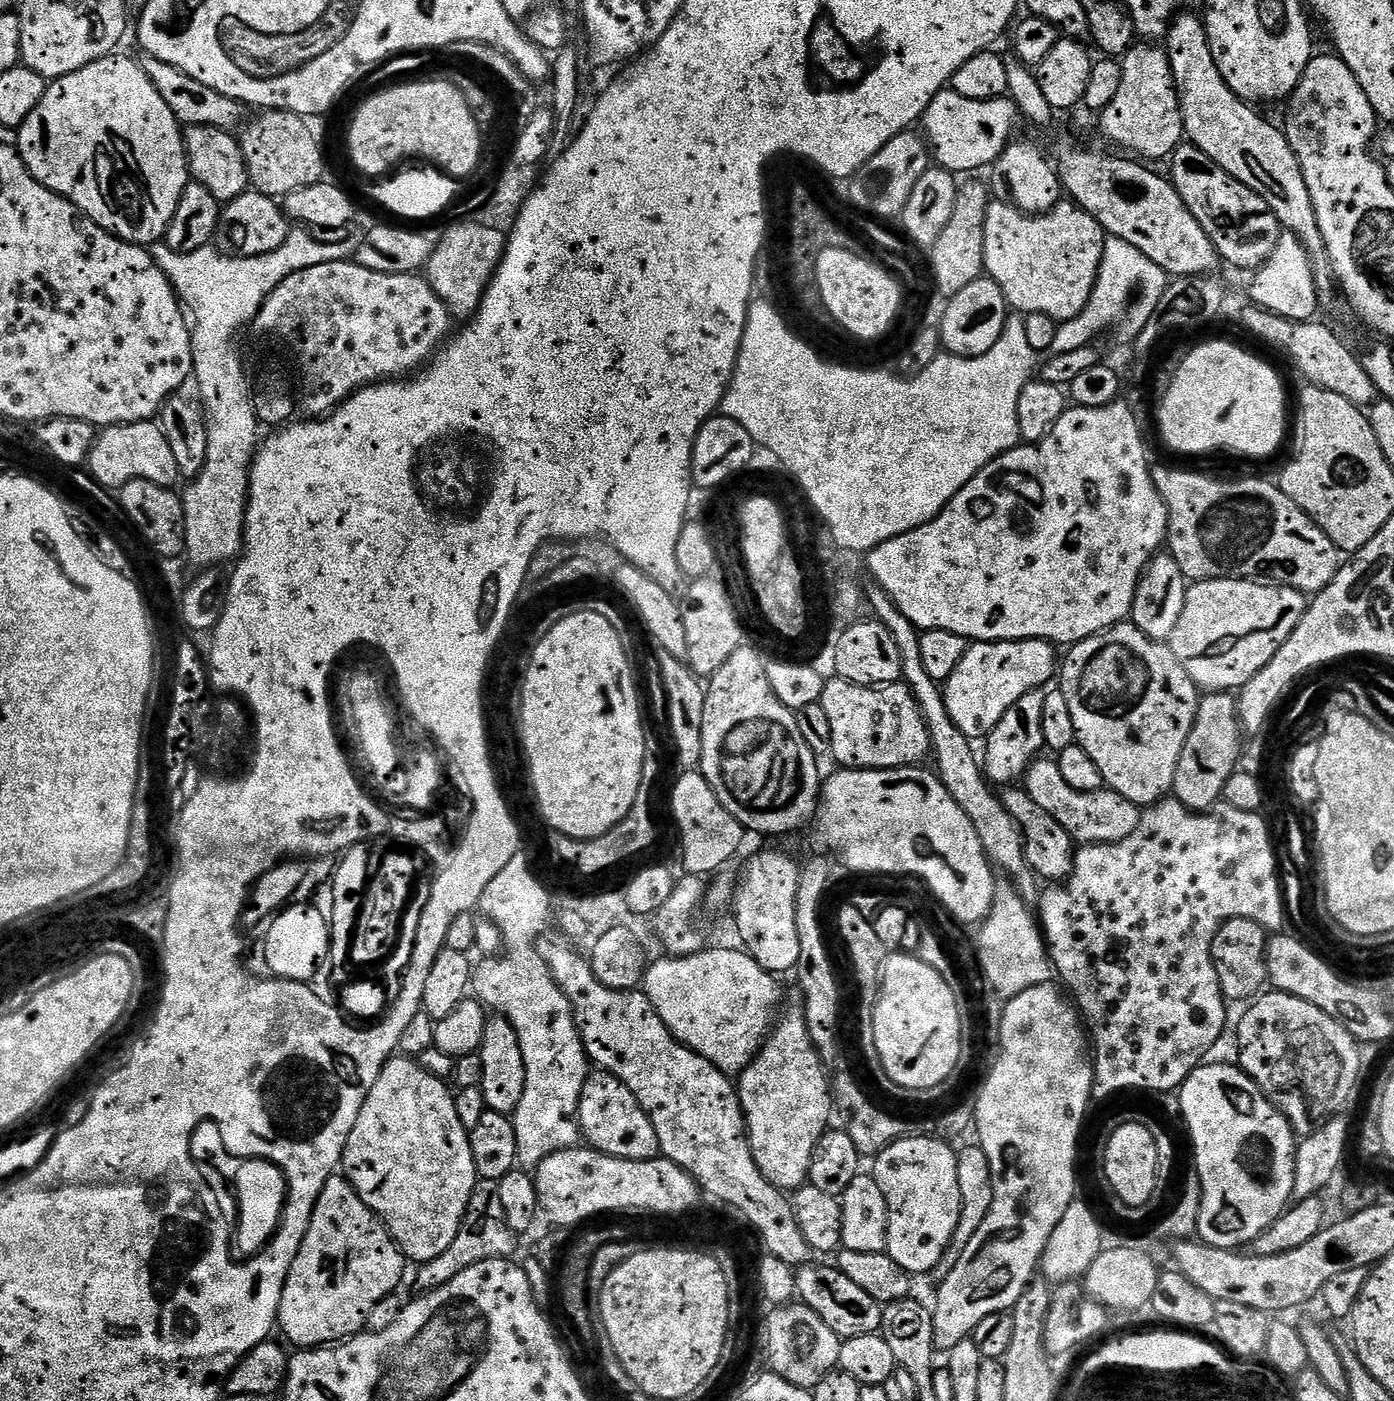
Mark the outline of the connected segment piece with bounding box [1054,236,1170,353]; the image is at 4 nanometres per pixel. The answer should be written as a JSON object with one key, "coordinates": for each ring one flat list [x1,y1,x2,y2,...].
{"coordinates":[[1108,236,1104,241,1102,262,1096,285,1090,294,1090,302,1082,310,1082,314,1057,327,1055,351,1062,353,1087,348,1093,343,1095,336,1102,335,1107,328,1112,328,1115,324,1120,324,1122,339,1135,341,1162,302,1162,294,1166,294,1169,283,1170,277,1163,268,1146,258,1137,247,1130,246,1122,238]]}

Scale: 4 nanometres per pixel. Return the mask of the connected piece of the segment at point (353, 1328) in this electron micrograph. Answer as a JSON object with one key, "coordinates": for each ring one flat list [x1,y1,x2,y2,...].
{"coordinates":[[343,1174,329,1176,326,1186,322,1186,306,1234,291,1261,290,1274,282,1290,278,1328,284,1331,290,1343,296,1344,292,1346,300,1350,332,1346,365,1331,370,1310,401,1287,399,1284,404,1280,406,1265,406,1257,387,1226,378,1219,374,1210,370,1210,370,1206,366,1206,366,1202,362,1202,362,1198,358,1198,354,1186,350,1186]]}

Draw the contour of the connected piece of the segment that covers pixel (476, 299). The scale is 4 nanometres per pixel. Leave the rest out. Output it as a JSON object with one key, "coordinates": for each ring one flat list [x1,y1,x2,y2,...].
{"coordinates":[[479,222,456,224,441,240,435,241,432,256,426,265,426,279,434,294,442,298,449,313,457,321,467,322,476,315,484,292,502,262,505,247,505,233]]}

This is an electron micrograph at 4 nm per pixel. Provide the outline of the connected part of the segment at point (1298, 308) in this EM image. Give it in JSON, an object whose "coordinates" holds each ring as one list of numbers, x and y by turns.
{"coordinates":[[1281,231,1274,254,1261,268,1255,269,1252,280,1252,300,1255,307,1271,312,1293,322,1308,322,1313,319,1316,308,1321,307,1320,295,1316,289,1316,269,1312,258,1293,232]]}

